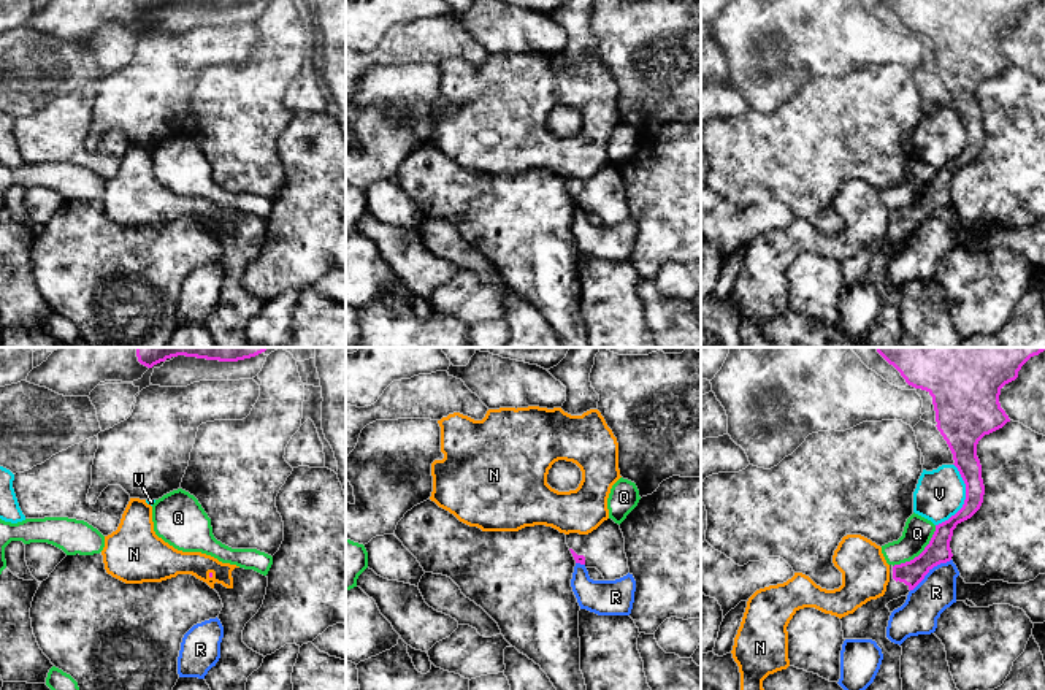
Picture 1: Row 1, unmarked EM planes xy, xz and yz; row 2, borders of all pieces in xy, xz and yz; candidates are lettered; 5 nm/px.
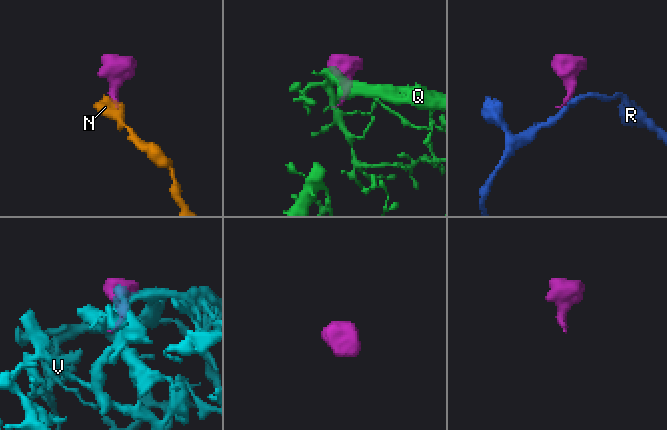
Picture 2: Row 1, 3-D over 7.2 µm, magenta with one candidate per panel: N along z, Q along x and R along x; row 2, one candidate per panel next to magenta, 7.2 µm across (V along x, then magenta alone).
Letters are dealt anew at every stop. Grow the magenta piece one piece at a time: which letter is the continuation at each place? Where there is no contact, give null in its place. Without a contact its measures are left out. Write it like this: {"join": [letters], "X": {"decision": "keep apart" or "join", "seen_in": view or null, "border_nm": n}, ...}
{"join": [], "N": {"decision": "keep apart", "seen_in": "xy", "border_nm": 40}, "Q": {"decision": "keep apart", "seen_in": "yz", "border_nm": 300}, "R": {"decision": "keep apart", "seen_in": "yz", "border_nm": 260}, "V": {"decision": "keep apart", "seen_in": "yz", "border_nm": 340}}

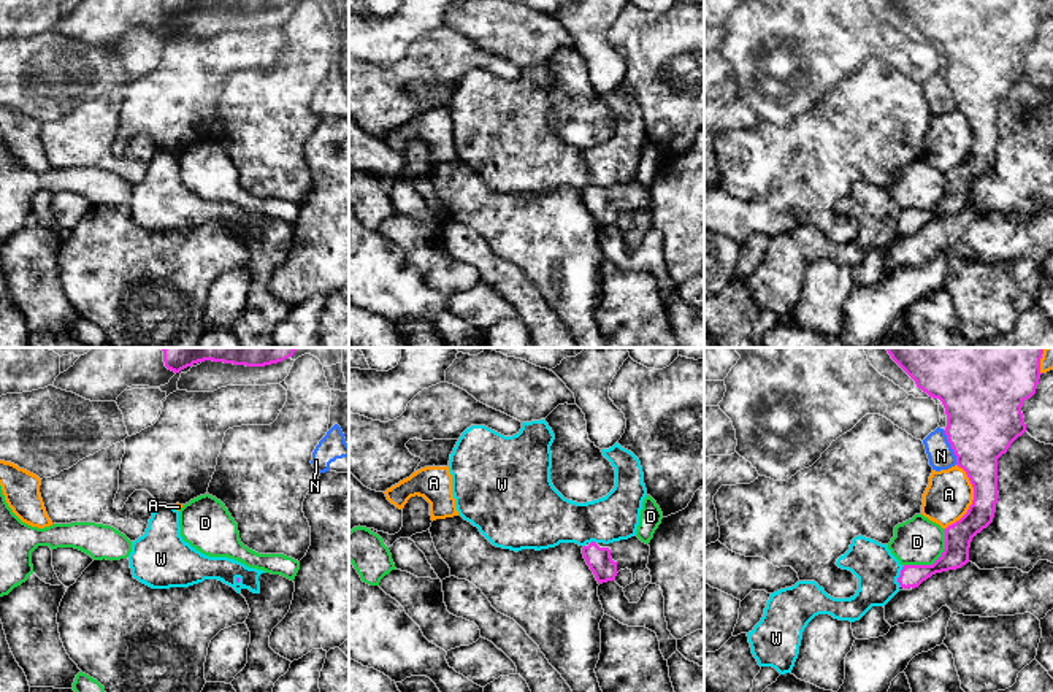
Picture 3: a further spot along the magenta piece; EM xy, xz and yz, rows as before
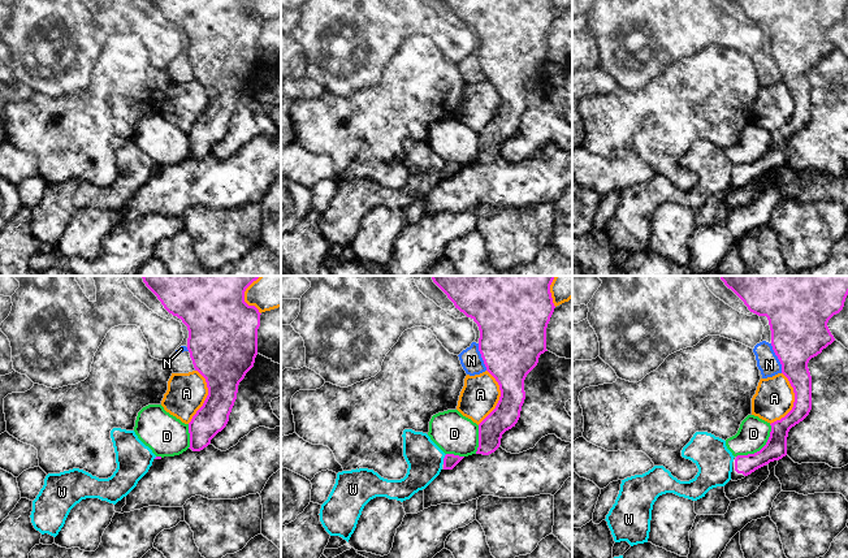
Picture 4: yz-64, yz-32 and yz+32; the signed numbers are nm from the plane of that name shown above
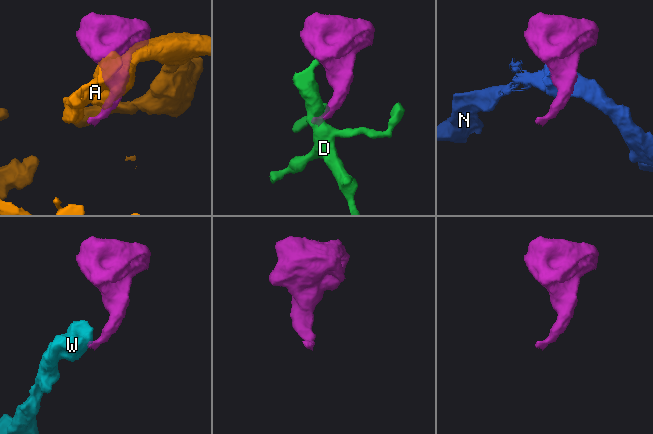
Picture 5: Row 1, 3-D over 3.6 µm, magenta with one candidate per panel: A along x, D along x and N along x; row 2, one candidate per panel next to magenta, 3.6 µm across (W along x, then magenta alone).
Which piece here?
{"join": [], "A": {"decision": "keep apart", "seen_in": "yz", "border_nm": 340}, "D": {"decision": "keep apart", "seen_in": "yz", "border_nm": 280}, "N": {"decision": "keep apart", "seen_in": "yz", "border_nm": 190}, "W": {"decision": "keep apart", "seen_in": "yz", "border_nm": 110}}

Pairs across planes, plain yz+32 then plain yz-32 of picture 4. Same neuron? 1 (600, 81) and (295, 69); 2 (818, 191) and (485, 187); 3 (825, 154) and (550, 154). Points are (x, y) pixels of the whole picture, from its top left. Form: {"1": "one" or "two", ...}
{"1": "two", "2": "one", "3": "two"}

